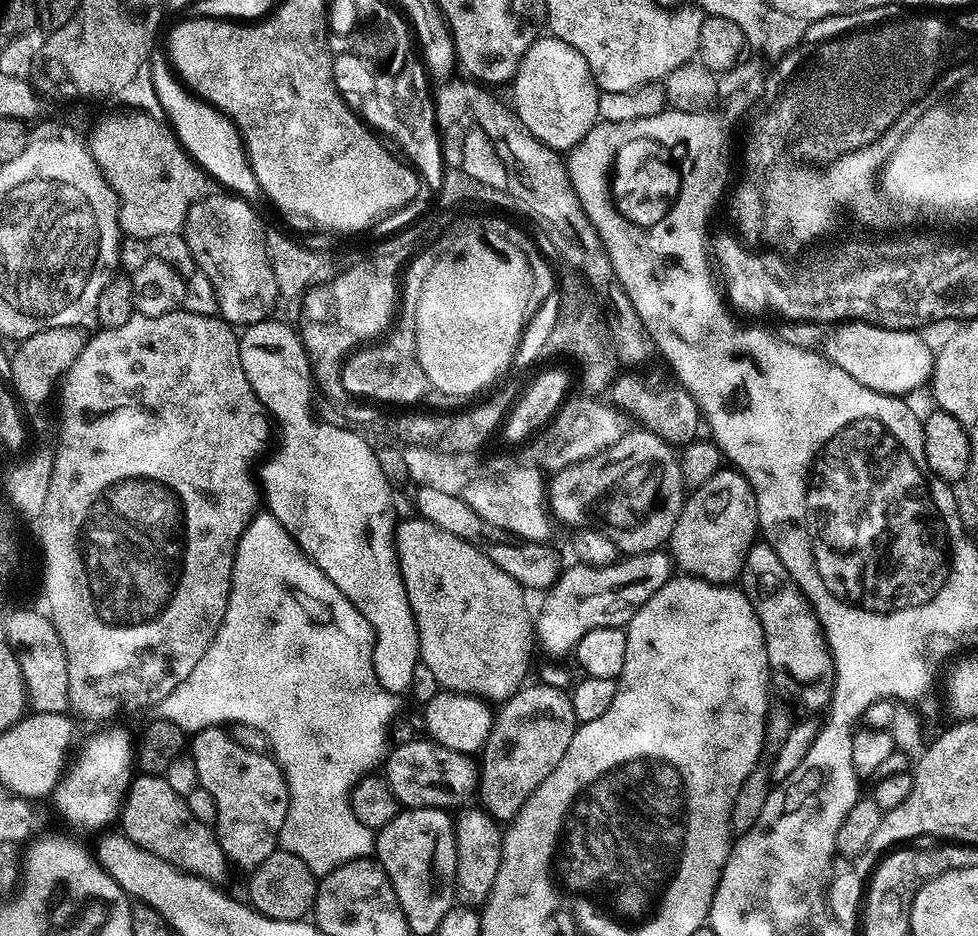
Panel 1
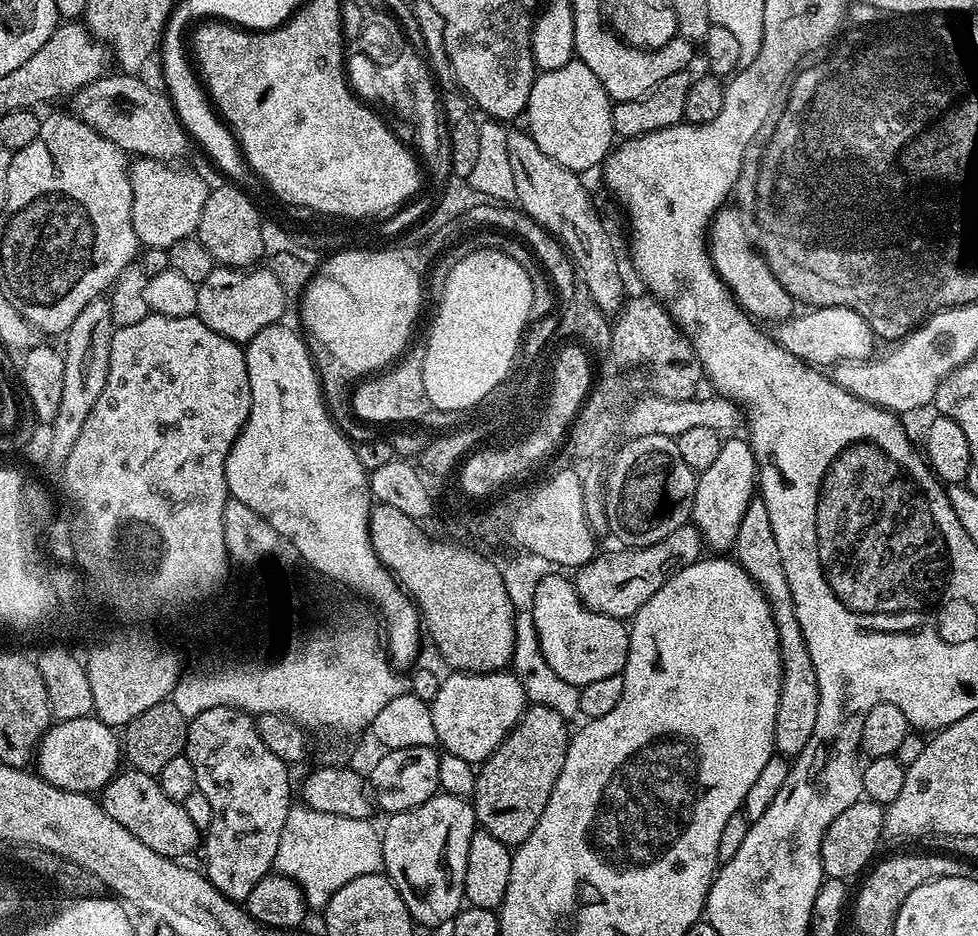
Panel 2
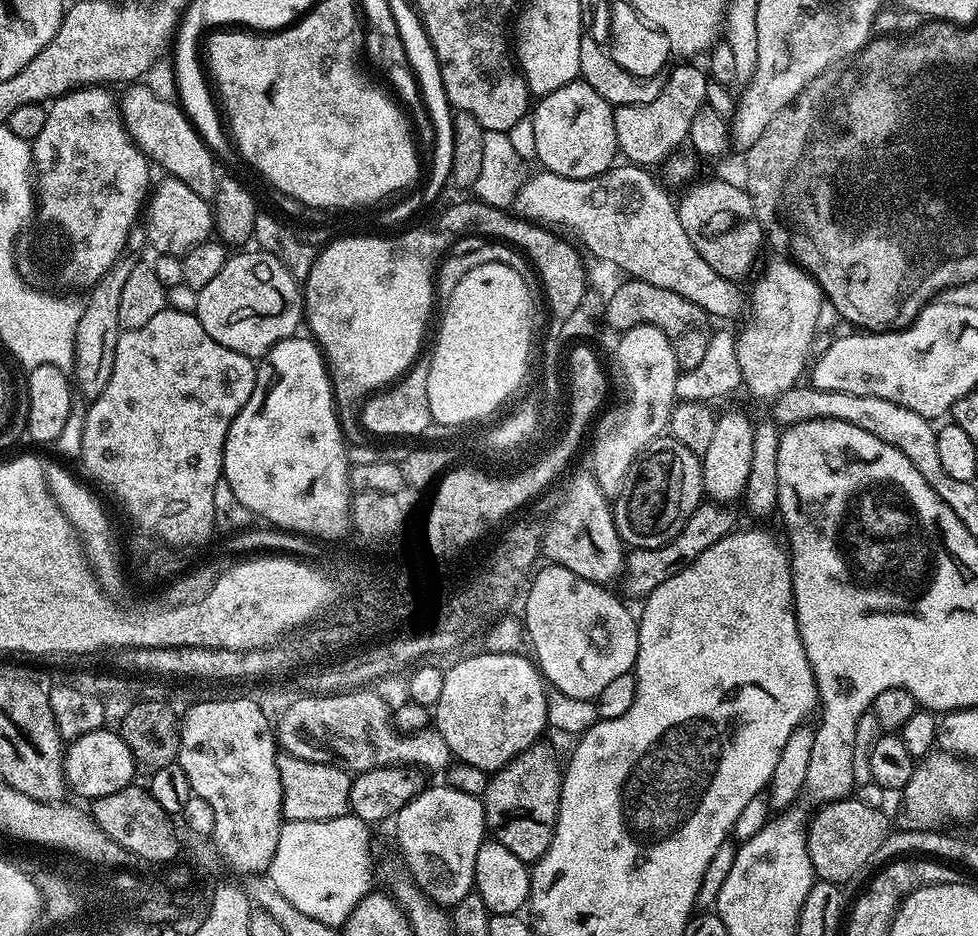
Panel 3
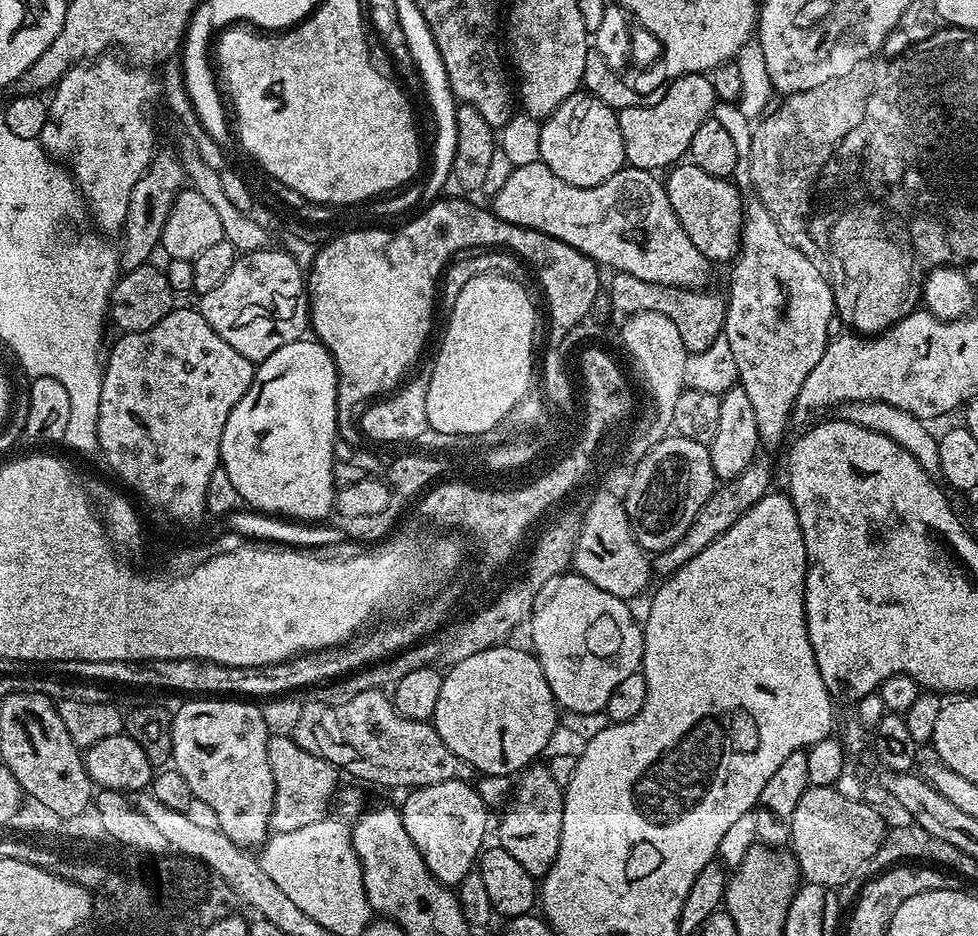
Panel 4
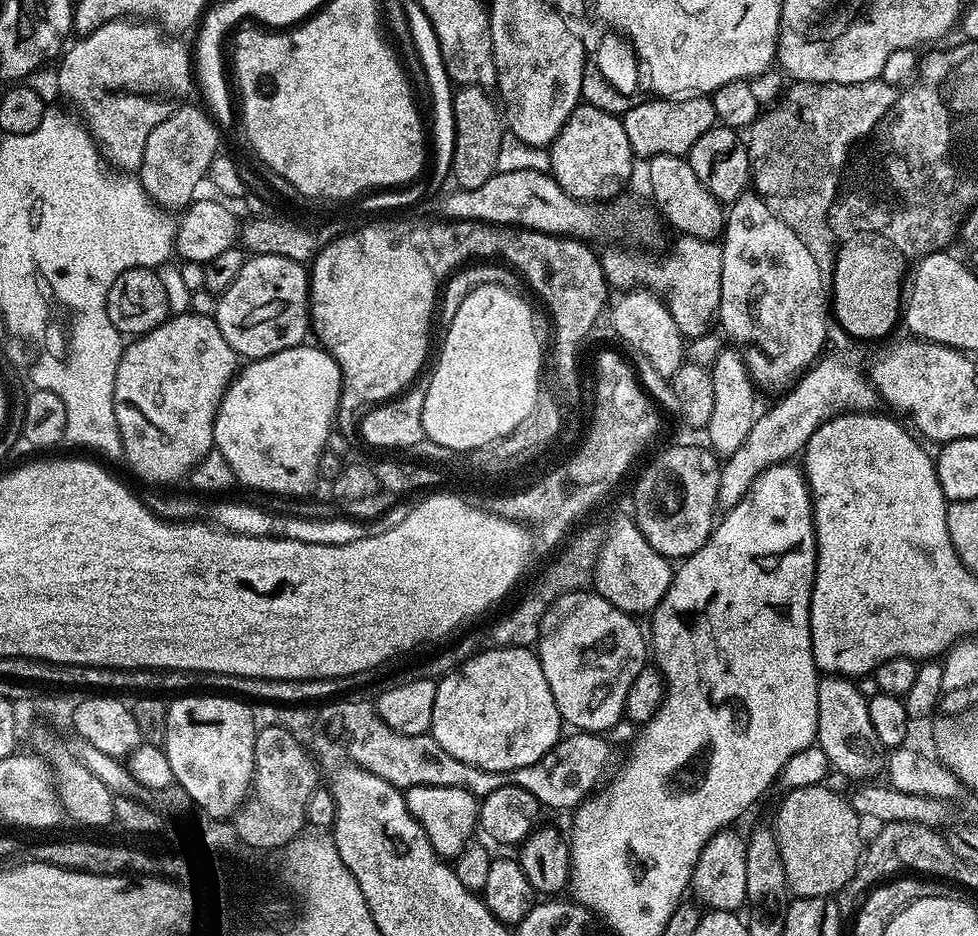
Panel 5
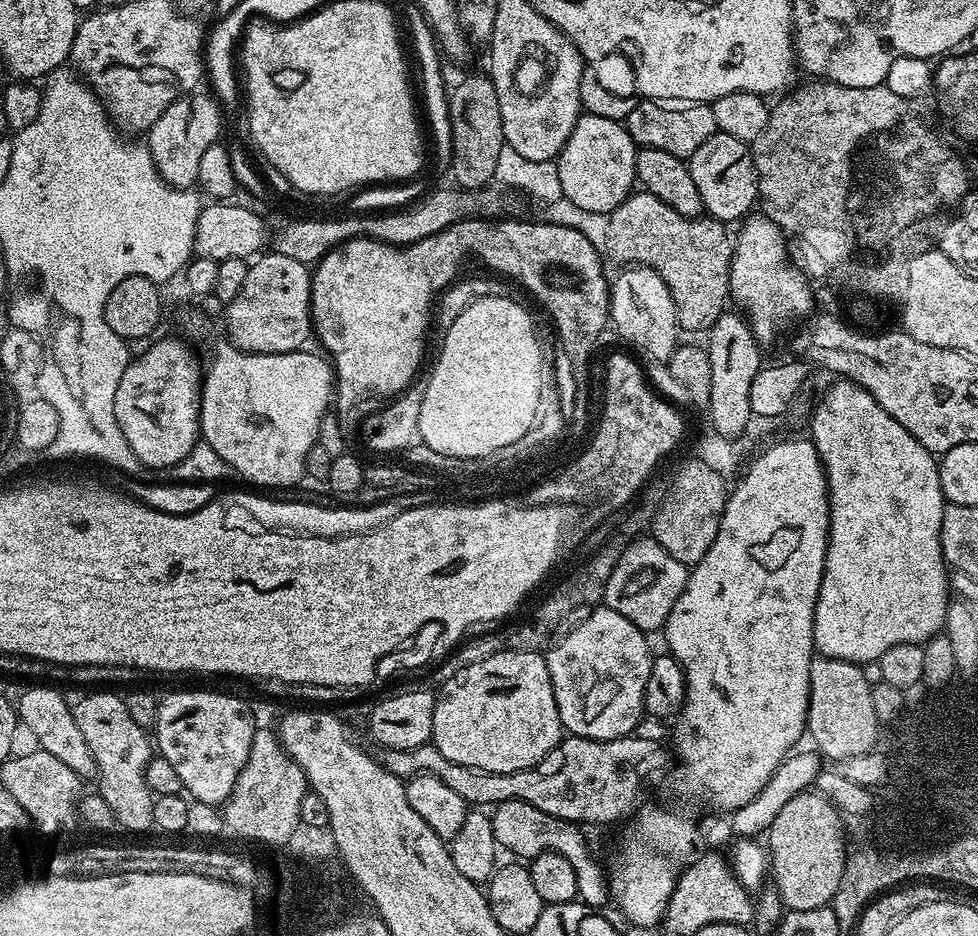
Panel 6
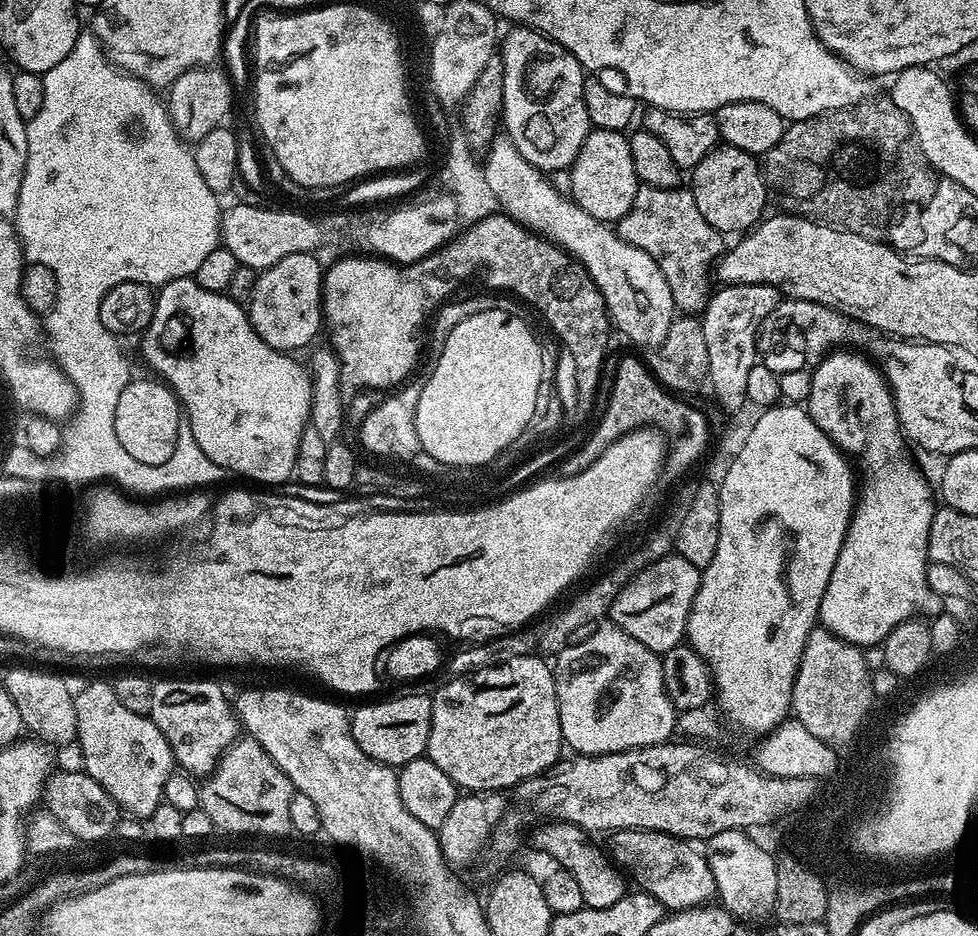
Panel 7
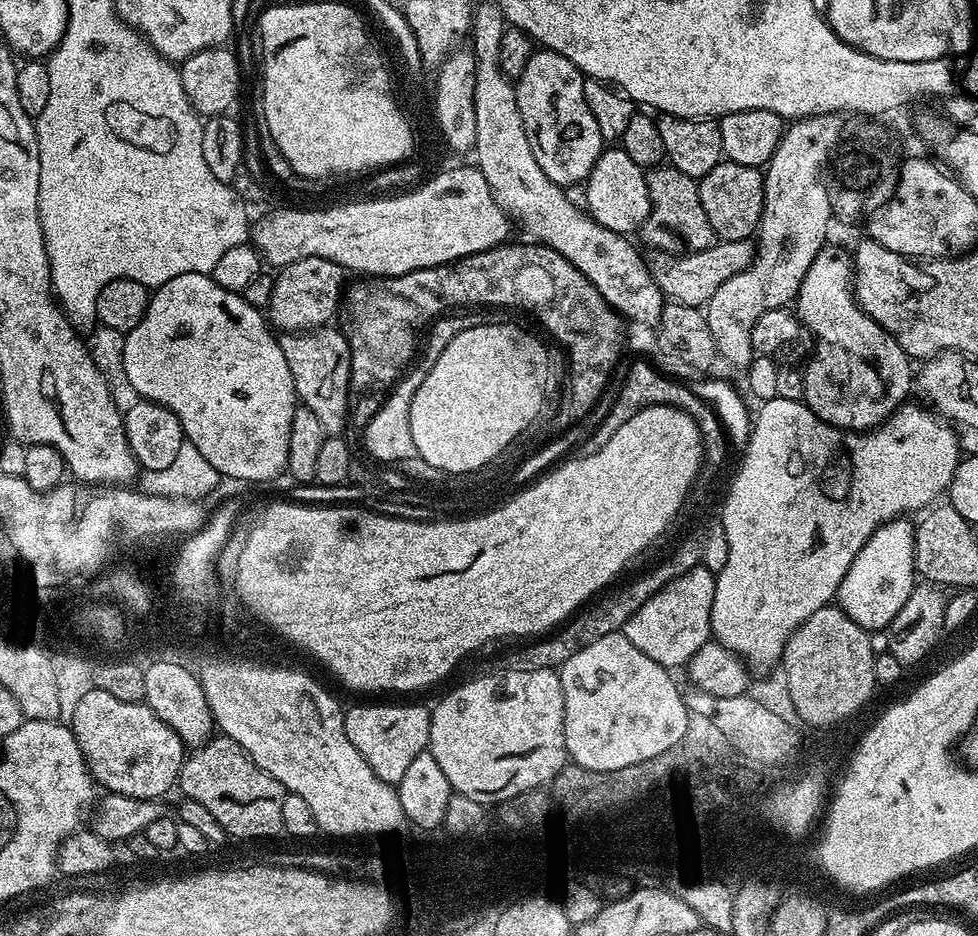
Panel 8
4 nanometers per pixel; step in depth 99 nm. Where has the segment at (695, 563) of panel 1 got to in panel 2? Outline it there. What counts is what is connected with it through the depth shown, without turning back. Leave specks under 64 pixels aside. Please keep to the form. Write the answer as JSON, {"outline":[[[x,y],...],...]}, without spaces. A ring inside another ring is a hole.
{"outline":[[[728,438],[721,443],[720,449],[718,450],[718,458],[715,460],[711,466],[706,466],[706,470],[699,473],[698,479],[696,481],[696,493],[694,494],[694,502],[692,503],[692,518],[691,523],[696,525],[696,529],[702,533],[705,545],[709,549],[713,548],[711,551],[716,554],[724,554],[735,545],[736,535],[738,534],[738,526],[742,522],[742,514],[746,514],[746,506],[750,506],[750,502],[754,498],[754,493],[758,488],[758,469],[756,467],[756,455],[752,452],[752,446],[748,443],[747,439],[740,438],[740,440],[732,440],[736,438]]]}

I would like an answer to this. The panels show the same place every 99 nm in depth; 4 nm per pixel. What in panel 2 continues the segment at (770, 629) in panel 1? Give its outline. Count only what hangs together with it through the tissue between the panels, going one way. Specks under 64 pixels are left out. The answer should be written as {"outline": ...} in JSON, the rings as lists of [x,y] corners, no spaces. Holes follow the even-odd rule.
{"outline":[[[753,498],[750,506],[746,506],[746,514],[742,514],[734,545],[734,559],[764,592],[780,635],[782,686],[774,728],[775,751],[785,758],[795,758],[806,750],[806,742],[810,742],[810,734],[814,734],[814,722],[818,722],[818,678],[814,662],[810,662],[810,650],[806,646],[802,626],[798,626],[790,586],[786,582],[786,570],[782,570],[782,554],[778,550],[778,542],[774,542],[774,526],[770,526],[770,514],[759,498]]]}

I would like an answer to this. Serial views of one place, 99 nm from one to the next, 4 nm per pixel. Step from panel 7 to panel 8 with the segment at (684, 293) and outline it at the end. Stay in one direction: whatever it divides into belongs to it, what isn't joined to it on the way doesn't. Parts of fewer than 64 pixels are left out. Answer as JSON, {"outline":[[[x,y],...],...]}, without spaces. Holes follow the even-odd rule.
{"outline":[[[657,166],[647,169],[646,186],[652,209],[646,222],[638,229],[638,236],[641,236],[652,250],[687,254],[701,252],[717,243],[716,231],[710,226],[710,218],[706,218],[706,210],[702,210],[699,183],[693,177],[682,174],[682,170],[671,166]]]}

